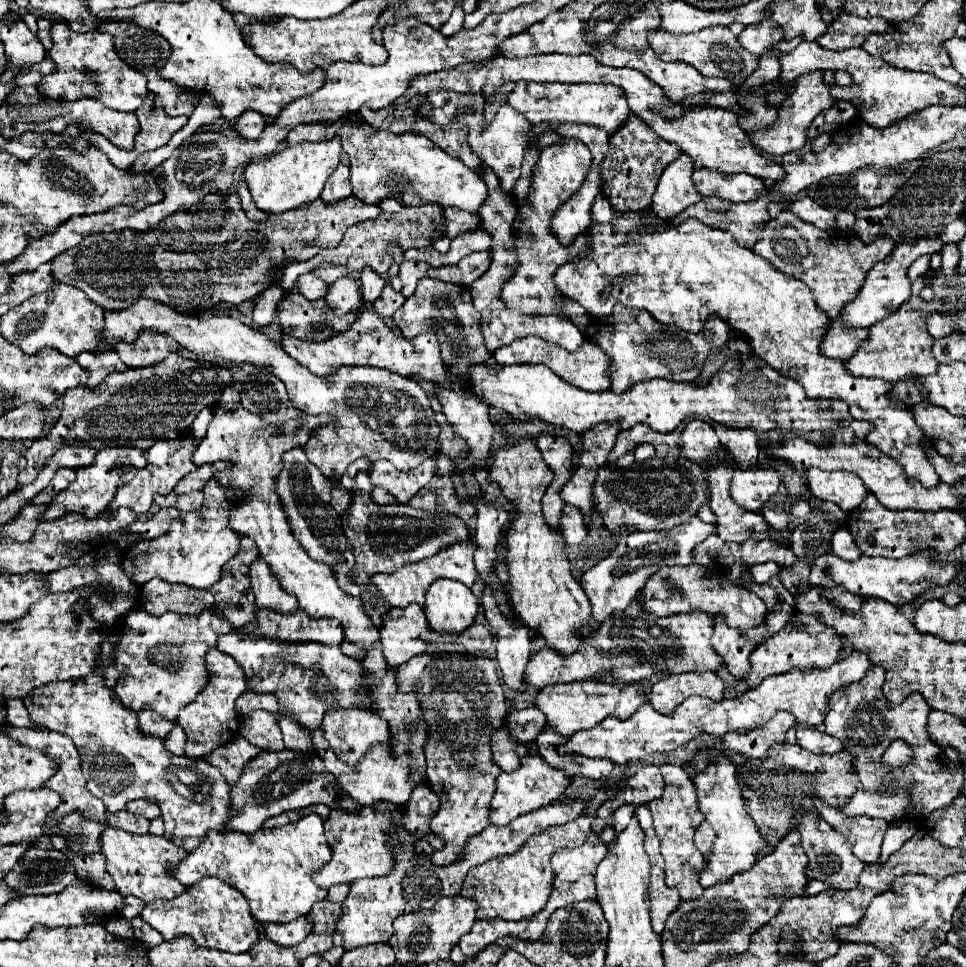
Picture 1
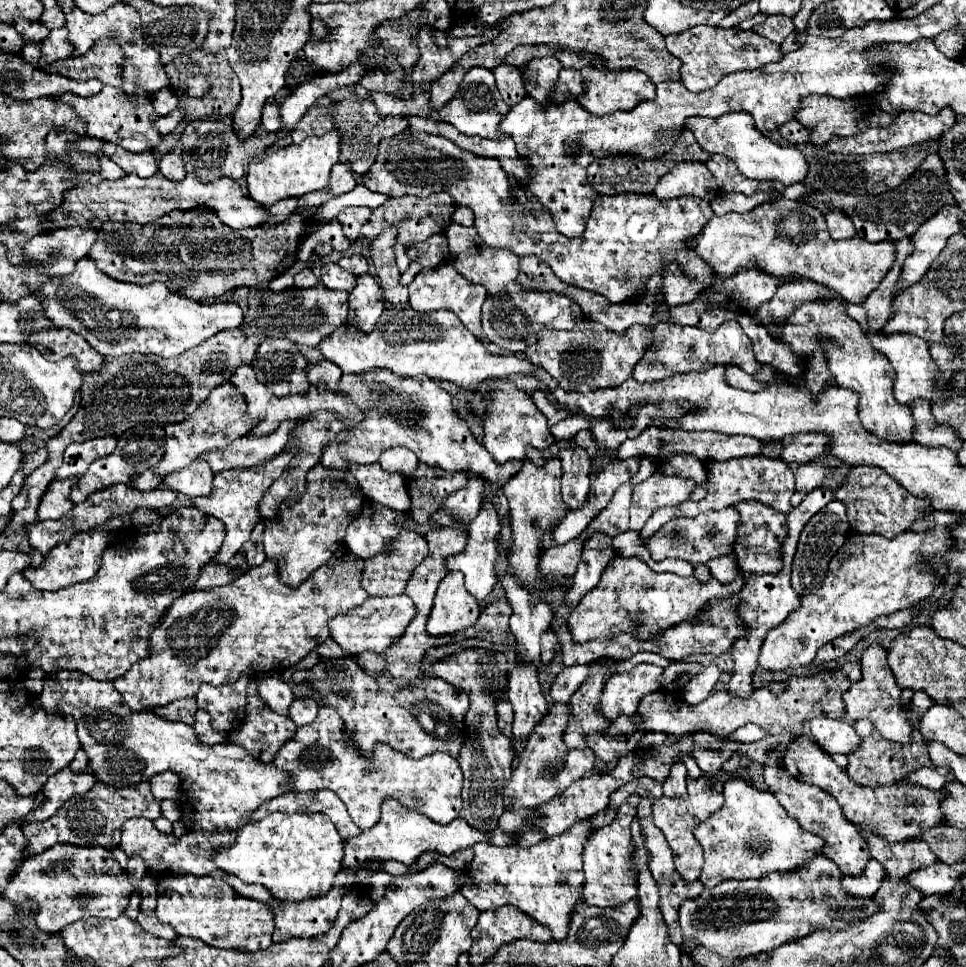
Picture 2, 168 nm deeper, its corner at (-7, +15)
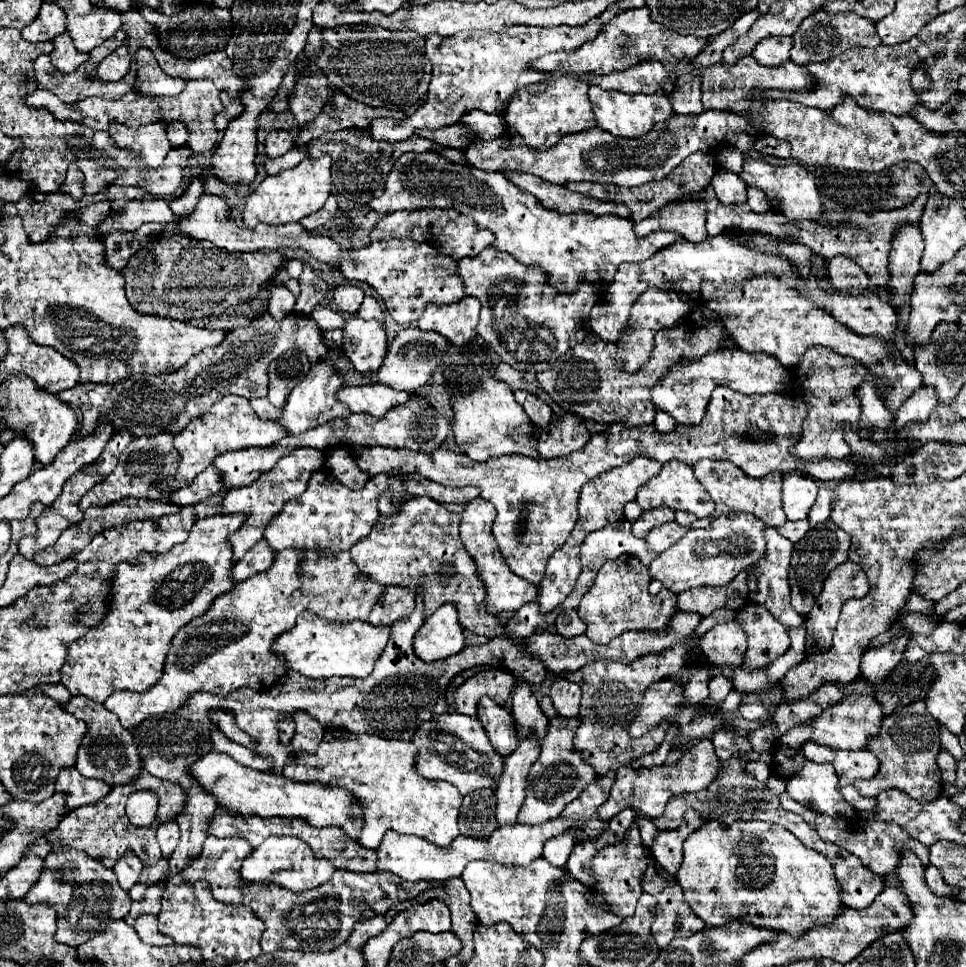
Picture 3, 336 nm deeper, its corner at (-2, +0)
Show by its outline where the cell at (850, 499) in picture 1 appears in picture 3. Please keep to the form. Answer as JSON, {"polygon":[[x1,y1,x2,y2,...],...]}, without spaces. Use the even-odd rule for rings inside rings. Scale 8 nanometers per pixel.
{"polygon":[[799,473,783,475,783,511,789,521,807,519,811,509,811,477]]}

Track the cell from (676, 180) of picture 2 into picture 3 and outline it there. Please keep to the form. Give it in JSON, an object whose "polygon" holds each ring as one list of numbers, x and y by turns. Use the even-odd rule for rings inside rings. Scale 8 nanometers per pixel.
{"polygon":[[669,203,651,217,635,223,635,235,649,235,651,231,677,231,687,241,701,243,707,239,705,231,705,203]]}

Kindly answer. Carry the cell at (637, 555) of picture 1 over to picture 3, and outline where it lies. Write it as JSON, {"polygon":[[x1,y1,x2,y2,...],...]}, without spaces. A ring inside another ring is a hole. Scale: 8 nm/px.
{"polygon":[[753,515,719,517,705,529,691,529,689,535,679,539,673,547,657,555,651,563,651,579,663,583,665,589,681,593,693,587,721,587,727,585,737,573,755,565,765,557,765,523],[693,537,693,541,691,541],[695,551,695,555,693,555]]}

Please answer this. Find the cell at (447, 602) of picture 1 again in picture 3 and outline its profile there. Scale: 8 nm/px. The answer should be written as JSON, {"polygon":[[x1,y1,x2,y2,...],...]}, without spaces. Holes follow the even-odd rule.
{"polygon":[[445,603,421,625,413,639,413,651,421,661,431,663,459,653,465,643,463,639,465,635,457,623,457,611,451,603]]}

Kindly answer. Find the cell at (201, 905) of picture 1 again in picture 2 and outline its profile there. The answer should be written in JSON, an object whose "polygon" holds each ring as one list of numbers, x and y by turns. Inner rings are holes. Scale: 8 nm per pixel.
{"polygon":[[187,875,174,879,171,889,158,891,156,916,170,924,176,934,200,938,214,948,264,950,272,944,274,912,270,904,240,896,224,878]]}

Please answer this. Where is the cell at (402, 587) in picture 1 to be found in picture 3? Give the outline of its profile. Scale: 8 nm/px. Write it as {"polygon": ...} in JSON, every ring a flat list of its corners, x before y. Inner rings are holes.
{"polygon":[[475,499,471,503,465,505,463,513,461,513,461,541,465,543,465,549,469,551,469,555,473,557,479,577,485,581,487,587,487,597,485,597,485,605,487,611,497,615,497,613,505,613,505,611,519,611,523,605,527,603,537,603,539,593,537,593,537,585,529,583,527,579,517,577,505,563,493,535,491,535,491,525,495,519,495,507,485,501,485,499]]}

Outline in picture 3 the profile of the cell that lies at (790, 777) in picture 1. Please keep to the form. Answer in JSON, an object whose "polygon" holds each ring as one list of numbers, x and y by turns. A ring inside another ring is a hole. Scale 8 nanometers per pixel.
{"polygon":[[913,701,909,705,899,705,895,715,889,715,881,725,881,735,869,741,869,751,881,759,881,769,873,779,859,781,855,789,861,795,879,795,881,791,901,789,911,799,919,803,929,803,941,797,943,783,939,781,937,771,937,751,941,749,939,741,939,723,927,713,925,701]]}

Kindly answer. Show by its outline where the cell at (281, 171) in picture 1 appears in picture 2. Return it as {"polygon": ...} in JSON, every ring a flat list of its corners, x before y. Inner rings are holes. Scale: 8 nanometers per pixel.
{"polygon":[[326,132,324,136,310,136,300,146,290,144,278,148,262,164,248,164,246,168,246,186,252,200,262,206,270,206,282,198,304,196,306,192,322,190,328,186,328,176,332,166,340,156,340,132]]}

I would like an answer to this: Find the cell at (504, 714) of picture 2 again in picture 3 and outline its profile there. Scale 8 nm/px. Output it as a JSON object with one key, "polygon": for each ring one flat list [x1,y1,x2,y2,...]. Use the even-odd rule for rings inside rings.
{"polygon":[[485,695,477,705,477,717,483,723,487,737,499,755,503,757,511,755,517,749,517,737,513,737,515,735,513,717,505,707,493,703]]}

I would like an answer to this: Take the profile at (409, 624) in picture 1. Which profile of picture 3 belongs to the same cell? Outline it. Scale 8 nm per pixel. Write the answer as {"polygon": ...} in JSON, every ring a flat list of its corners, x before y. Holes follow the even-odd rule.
{"polygon":[[305,611,305,615,297,617,297,625,293,629,281,633,281,637,273,641,271,651,285,663,287,669,299,671,309,679,327,679,333,675,367,677,385,651,389,635,389,627,373,627,367,621,333,623]]}

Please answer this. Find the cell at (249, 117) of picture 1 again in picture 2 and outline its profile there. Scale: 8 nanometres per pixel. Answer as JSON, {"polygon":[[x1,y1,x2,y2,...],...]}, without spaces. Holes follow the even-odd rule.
{"polygon":[[264,104,264,110,262,110,262,128,266,132,276,132,280,128,280,112,278,112,278,106,276,104]]}

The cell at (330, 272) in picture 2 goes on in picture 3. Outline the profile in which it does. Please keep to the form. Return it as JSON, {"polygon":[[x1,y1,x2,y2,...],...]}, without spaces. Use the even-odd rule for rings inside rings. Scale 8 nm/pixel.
{"polygon":[[341,285,335,289,335,299,337,299,337,307,345,313,355,315,363,303,363,291,355,285]]}

